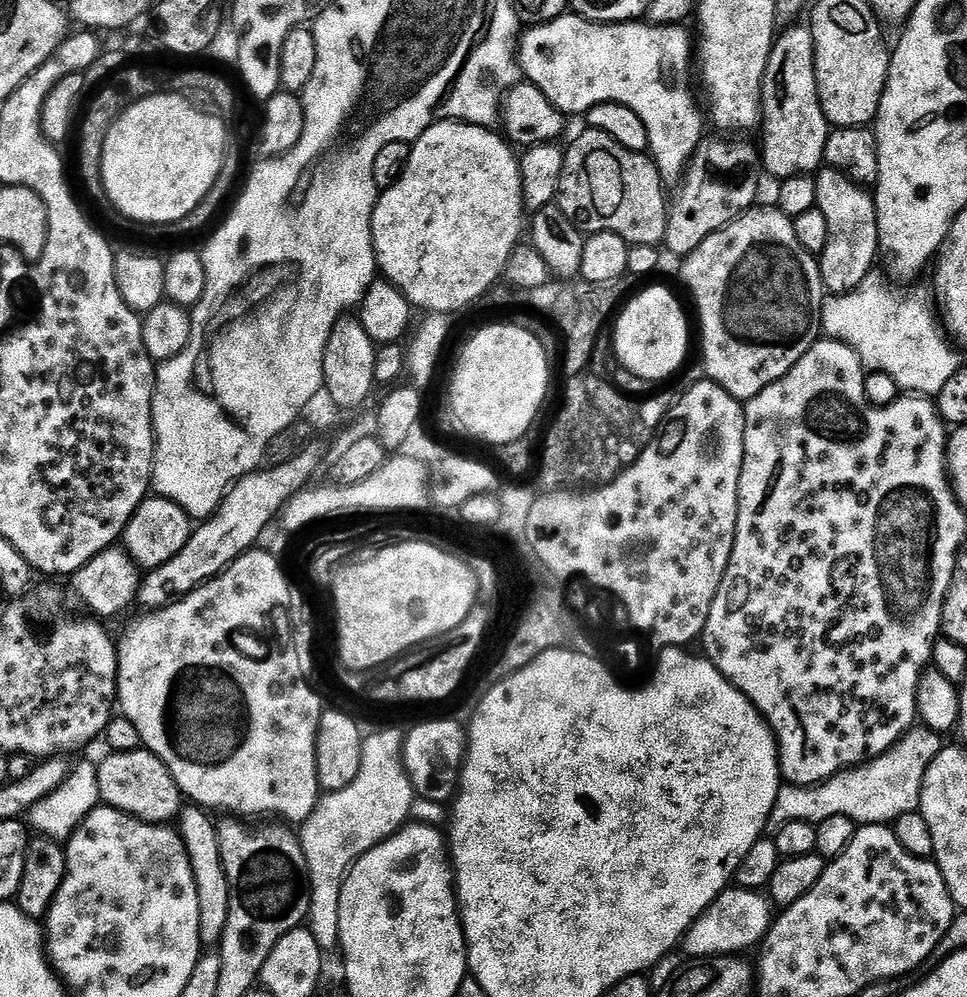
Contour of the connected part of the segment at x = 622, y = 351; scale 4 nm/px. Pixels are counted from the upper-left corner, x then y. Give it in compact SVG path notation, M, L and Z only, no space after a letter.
M648 288L634 296L623 305L624 313L622 308L614 320L616 356L626 371L636 375L632 376L637 381L664 380L674 375L688 356L688 320L684 308L668 288Z

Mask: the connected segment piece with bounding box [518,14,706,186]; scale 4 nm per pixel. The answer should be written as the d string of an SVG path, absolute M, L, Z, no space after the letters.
M565 14L552 20L549 24L537 24L529 27L527 31L521 35L518 41L518 59L520 61L520 71L523 79L527 83L538 86L538 90L542 90L542 94L546 94L546 98L550 98L550 102L554 102L554 106L560 112L571 114L571 112L580 112L586 114L594 106L599 104L621 104L630 110L634 110L634 114L638 114L638 118L642 118L642 126L646 126L646 134L648 135L648 152L652 161L656 164L660 176L663 178L665 185L679 185L682 177L685 175L686 169L689 167L690 161L696 154L696 148L706 135L704 129L704 120L706 124L706 116L700 113L700 108L696 105L696 100L684 88L676 88L676 67L679 66L680 52L676 49L676 32L677 29L672 26L657 26L651 22L621 22L618 24L601 24L591 20L585 20L582 16L575 14Z

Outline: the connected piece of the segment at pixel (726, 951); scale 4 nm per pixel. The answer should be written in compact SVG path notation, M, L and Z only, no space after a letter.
M729 886L690 926L684 936L682 949L688 958L715 958L739 953L739 948L759 945L774 923L774 912L769 901L759 891Z

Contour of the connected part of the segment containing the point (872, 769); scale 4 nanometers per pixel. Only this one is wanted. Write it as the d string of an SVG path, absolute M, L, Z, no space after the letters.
M913 726L901 736L900 741L880 756L868 763L854 768L845 768L837 776L820 784L789 784L781 787L774 802L771 823L779 826L786 822L805 820L811 824L820 824L834 815L844 815L857 825L883 824L895 822L902 814L910 814L920 807L922 782L930 762L940 753L942 736L923 726Z

